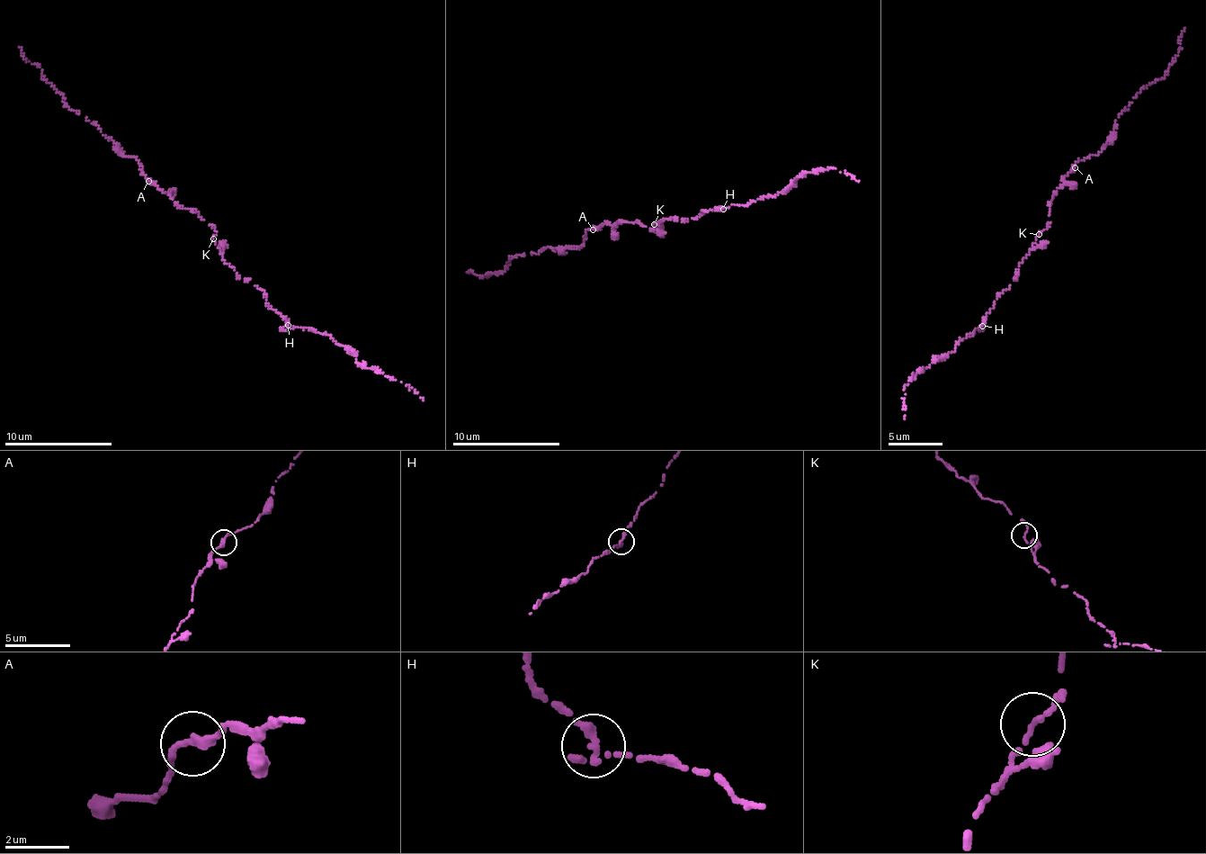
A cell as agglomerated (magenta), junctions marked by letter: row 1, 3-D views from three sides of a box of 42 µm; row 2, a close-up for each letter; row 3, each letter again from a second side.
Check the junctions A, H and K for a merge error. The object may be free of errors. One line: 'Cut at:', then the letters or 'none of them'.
Cut at: none of them

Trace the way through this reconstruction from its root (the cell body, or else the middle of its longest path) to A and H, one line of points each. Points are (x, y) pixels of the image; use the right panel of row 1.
A: (1039, 234), (1048, 226), (1053, 194), (1063, 184), (1065, 175), (1075, 167)
H: (1039, 234), (1009, 286), (994, 302), (982, 327)

